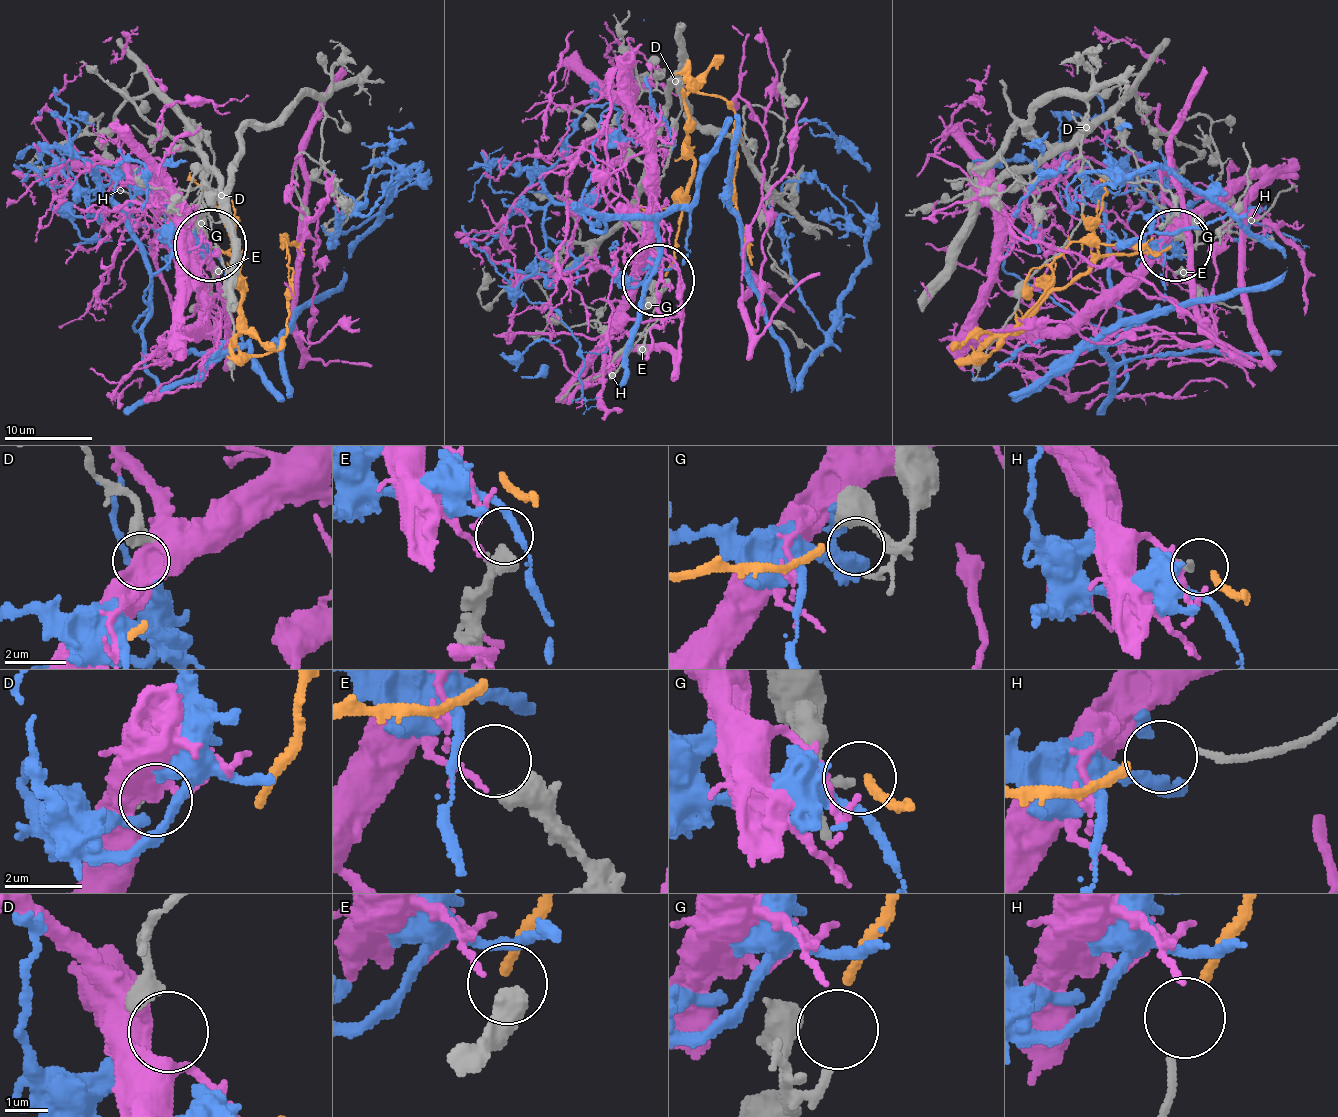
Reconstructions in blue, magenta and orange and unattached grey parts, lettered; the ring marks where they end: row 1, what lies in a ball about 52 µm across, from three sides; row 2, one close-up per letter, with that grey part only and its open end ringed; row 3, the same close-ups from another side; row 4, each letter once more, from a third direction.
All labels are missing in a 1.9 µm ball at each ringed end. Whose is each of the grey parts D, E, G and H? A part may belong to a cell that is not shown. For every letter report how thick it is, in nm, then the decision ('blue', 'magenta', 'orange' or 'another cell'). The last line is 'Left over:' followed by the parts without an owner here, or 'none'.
D: 500 nm thick; another cell
E: 500 nm thick; another cell
G: 240 nm thick; orange
H: 160 nm thick; another cell
Left over: D, E, H

